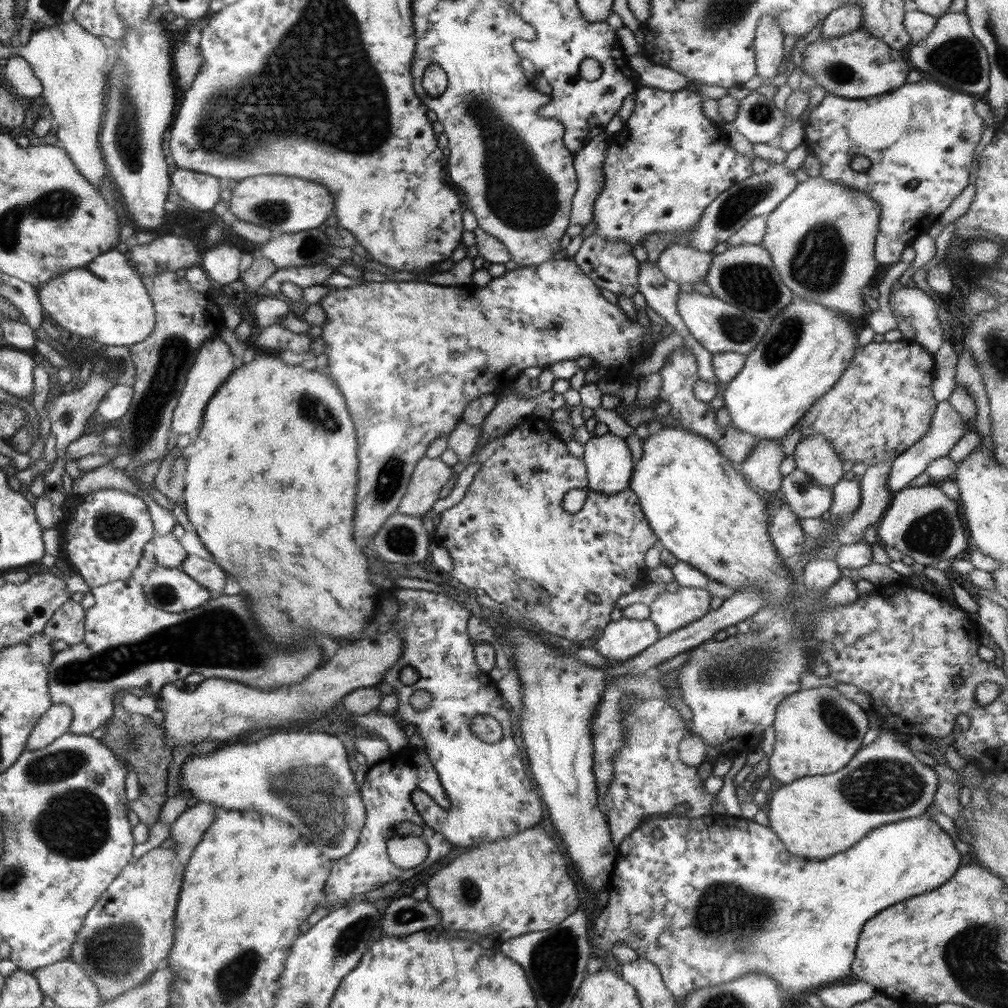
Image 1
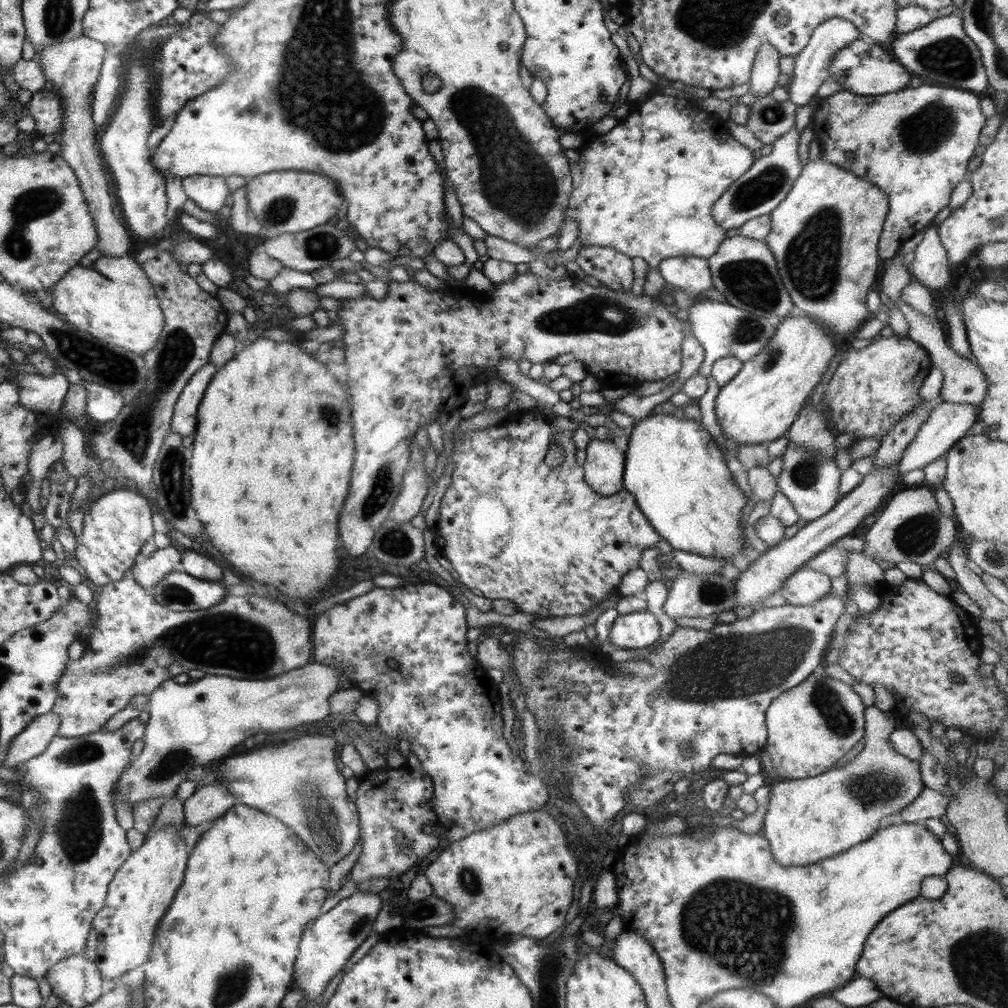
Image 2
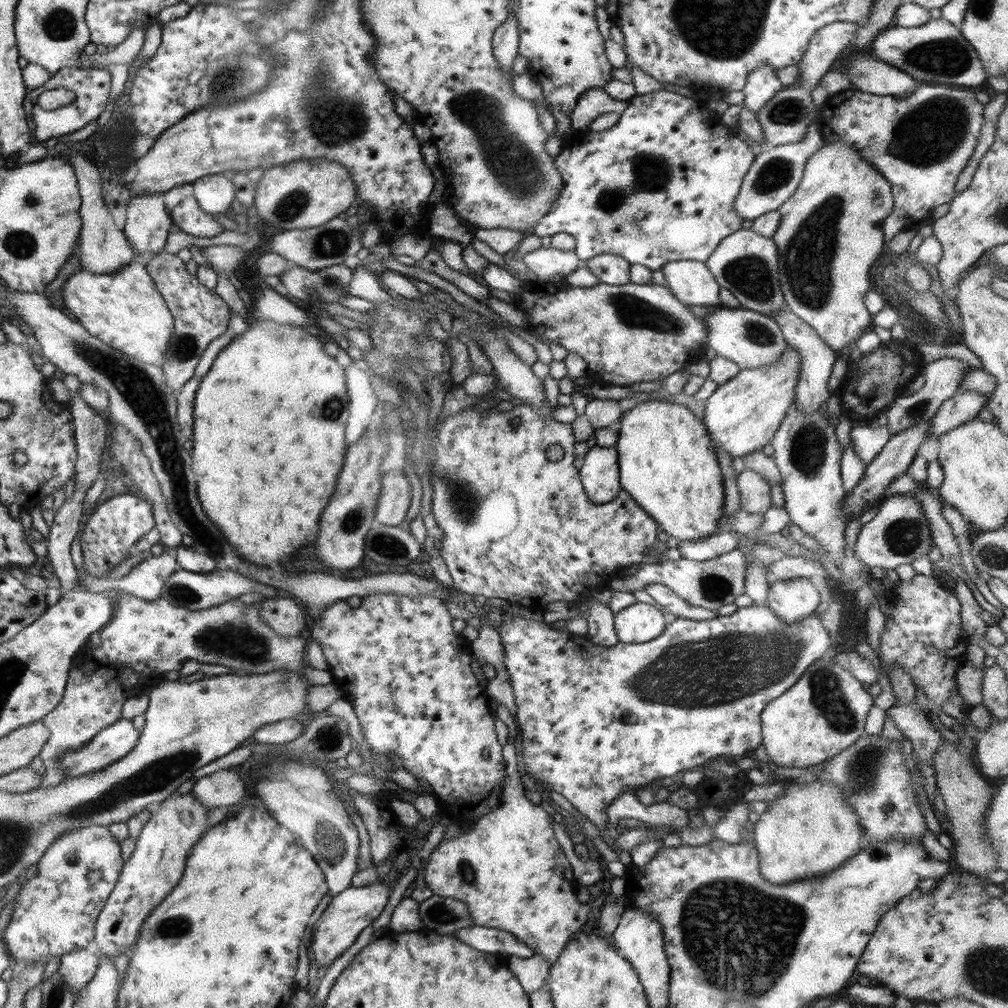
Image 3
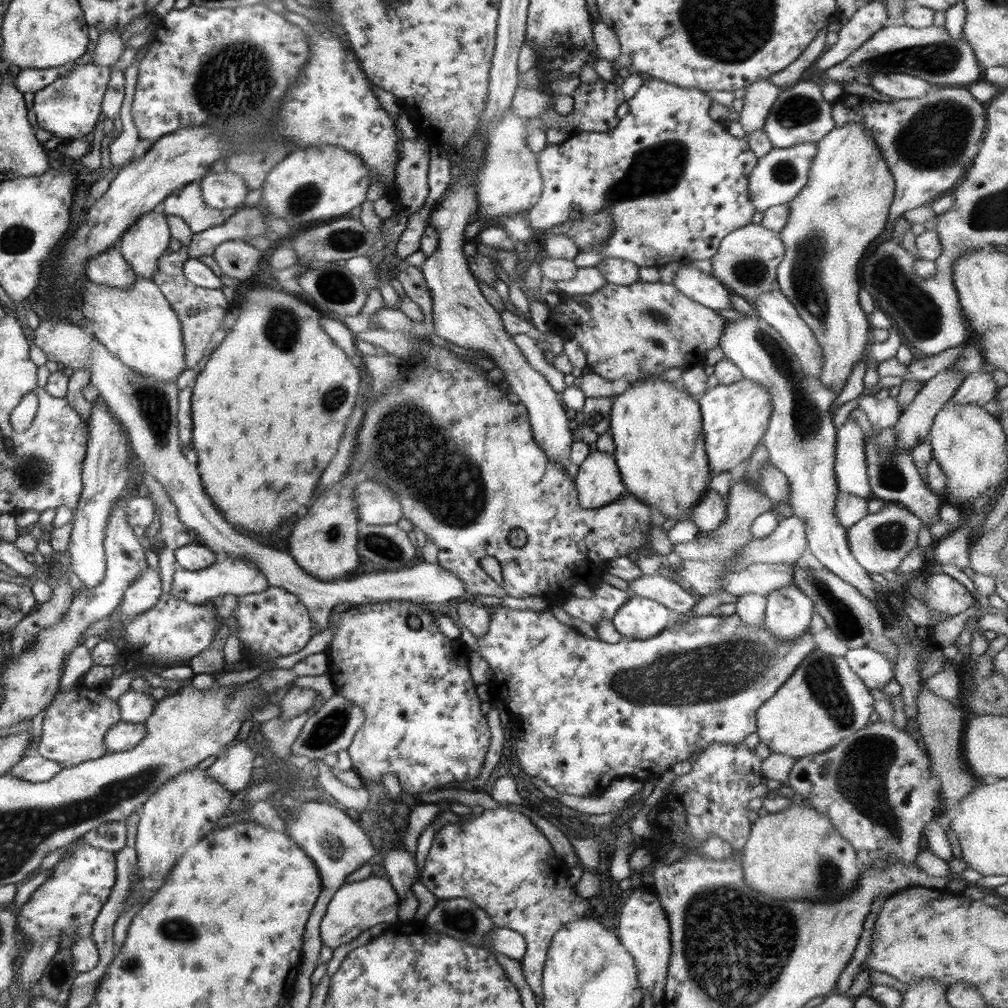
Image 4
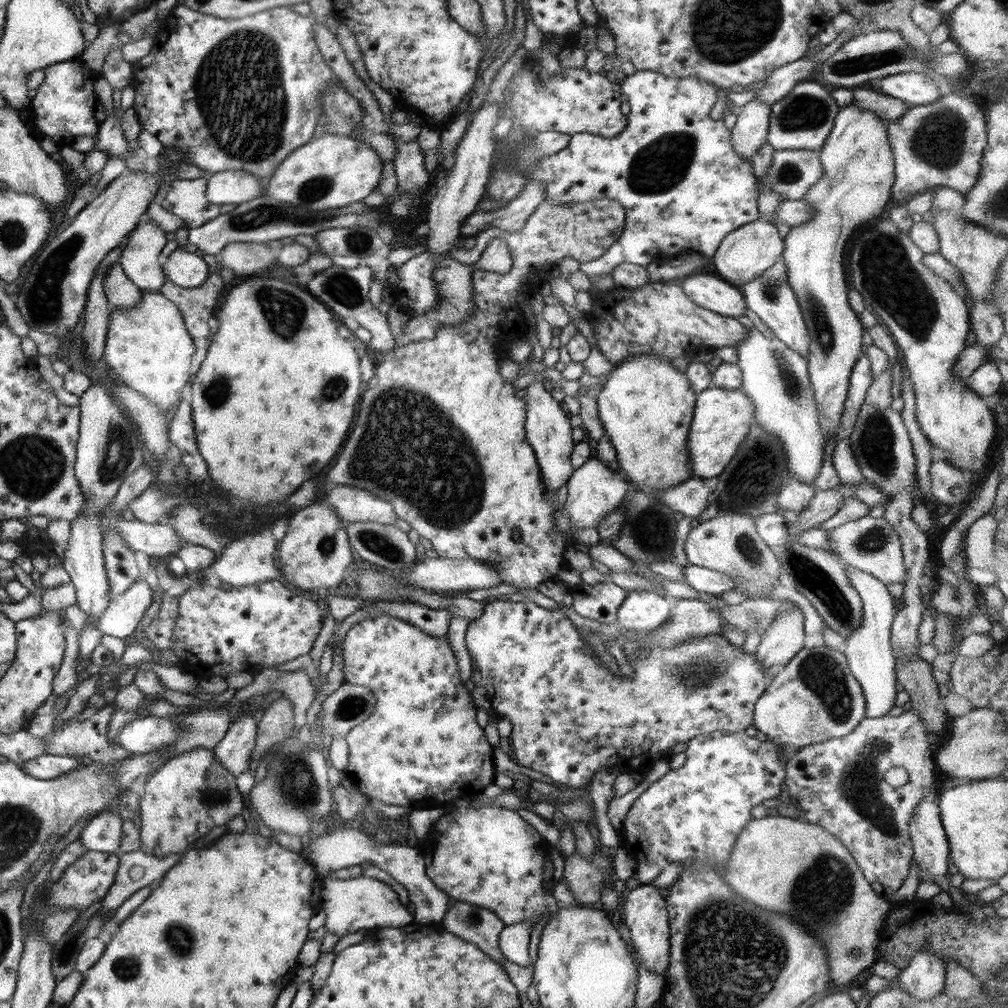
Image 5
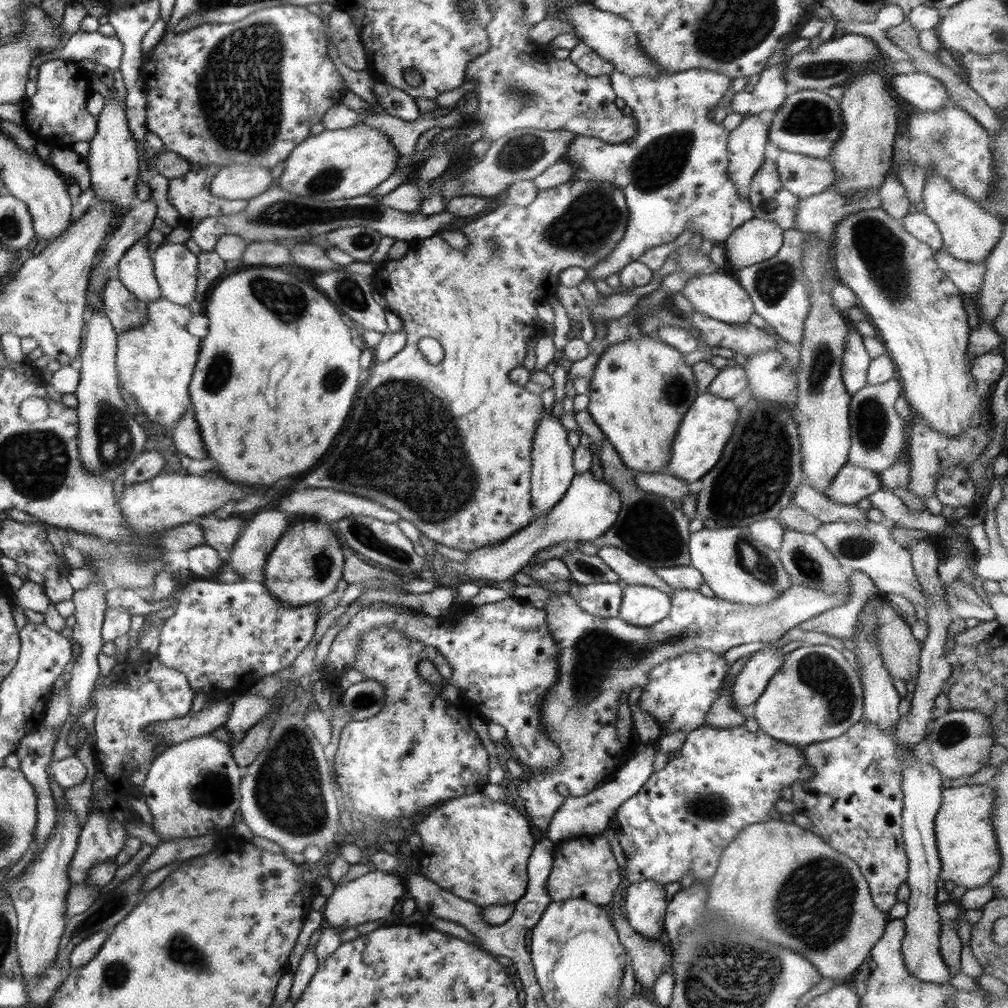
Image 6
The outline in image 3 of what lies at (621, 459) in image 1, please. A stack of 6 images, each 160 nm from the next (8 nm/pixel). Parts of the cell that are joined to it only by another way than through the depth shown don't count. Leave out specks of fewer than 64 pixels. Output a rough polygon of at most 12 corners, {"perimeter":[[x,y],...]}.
{"perimeter":[[594,445],[579,475],[592,504],[621,492],[616,447]]}

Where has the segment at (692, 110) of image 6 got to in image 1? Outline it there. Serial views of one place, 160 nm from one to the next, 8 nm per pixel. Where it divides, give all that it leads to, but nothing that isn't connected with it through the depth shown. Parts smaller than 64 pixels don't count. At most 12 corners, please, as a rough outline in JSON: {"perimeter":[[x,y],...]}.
{"perimeter":[[639,86],[594,234],[687,244],[754,174],[695,87]]}

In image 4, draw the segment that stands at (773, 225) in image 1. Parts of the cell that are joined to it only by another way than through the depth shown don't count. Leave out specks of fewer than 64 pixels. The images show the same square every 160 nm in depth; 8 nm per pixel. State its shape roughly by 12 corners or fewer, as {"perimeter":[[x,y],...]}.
{"perimeter":[[861,124],[817,143],[778,289],[841,392],[868,350],[858,264],[895,180]]}

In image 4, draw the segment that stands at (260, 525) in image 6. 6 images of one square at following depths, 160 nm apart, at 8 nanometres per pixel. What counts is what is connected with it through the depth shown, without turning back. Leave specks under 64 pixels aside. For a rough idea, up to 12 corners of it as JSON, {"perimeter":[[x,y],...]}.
{"perimeter":[[226,556],[199,571],[178,568],[169,593],[193,605],[260,594],[256,563]]}

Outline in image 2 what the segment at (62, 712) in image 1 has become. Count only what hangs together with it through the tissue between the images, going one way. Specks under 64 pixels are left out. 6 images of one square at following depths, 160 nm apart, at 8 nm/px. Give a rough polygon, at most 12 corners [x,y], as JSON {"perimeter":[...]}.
{"perimeter":[[54,711],[37,716],[10,743],[1,767],[42,754],[58,735]]}

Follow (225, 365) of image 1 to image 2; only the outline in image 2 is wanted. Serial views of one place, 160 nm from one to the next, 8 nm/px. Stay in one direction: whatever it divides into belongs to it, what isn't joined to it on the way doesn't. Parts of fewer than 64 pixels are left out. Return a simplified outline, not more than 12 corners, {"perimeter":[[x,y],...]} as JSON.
{"perimeter":[[210,361],[186,383],[176,401],[171,428],[195,435],[198,407],[217,371]]}

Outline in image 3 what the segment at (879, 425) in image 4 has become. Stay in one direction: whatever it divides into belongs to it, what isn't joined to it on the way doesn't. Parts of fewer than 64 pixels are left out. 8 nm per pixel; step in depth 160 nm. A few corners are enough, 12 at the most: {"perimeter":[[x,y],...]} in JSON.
{"perimeter":[[869,423],[850,431],[851,445],[872,462],[892,436]]}

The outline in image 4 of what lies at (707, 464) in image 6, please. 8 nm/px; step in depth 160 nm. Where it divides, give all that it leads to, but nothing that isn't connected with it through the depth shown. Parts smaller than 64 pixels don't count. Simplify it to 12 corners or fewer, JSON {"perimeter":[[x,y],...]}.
{"perimeter":[[719,384],[698,401],[714,474],[748,460],[765,435],[769,392]]}

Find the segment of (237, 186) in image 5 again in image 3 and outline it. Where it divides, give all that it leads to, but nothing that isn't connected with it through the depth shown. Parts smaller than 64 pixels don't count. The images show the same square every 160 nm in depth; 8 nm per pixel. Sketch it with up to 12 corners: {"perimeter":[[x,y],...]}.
{"perimeter":[[221,174],[192,183],[199,207],[210,214],[231,213],[232,180]]}

